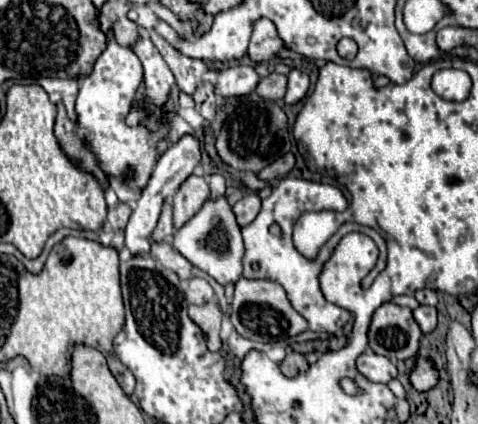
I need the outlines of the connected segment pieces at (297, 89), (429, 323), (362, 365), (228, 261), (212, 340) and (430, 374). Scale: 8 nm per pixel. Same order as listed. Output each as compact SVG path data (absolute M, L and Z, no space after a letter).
M292 69L290 75L288 75L288 91L286 91L286 97L284 101L294 105L298 101L302 101L306 97L306 91L310 87L310 79L306 73L298 71L298 69Z
M418 305L414 309L414 319L420 325L422 333L430 333L436 327L436 307L430 305Z
M366 351L364 355L360 355L356 361L356 367L366 379L374 383L388 383L390 379L396 377L396 367L386 357L376 355L372 351Z
M220 197L216 201L206 201L204 207L182 227L174 233L172 243L190 263L194 263L198 269L206 271L210 277L214 277L220 285L236 283L242 277L242 255L244 255L244 243L240 235L240 227L236 223L236 217L226 201L226 197Z
M204 303L204 305L190 305L188 307L190 319L204 331L208 349L218 351L222 347L220 341L220 323L222 323L222 309L218 303Z
M418 359L416 369L410 375L410 381L418 391L428 391L438 383L438 373L428 359Z

